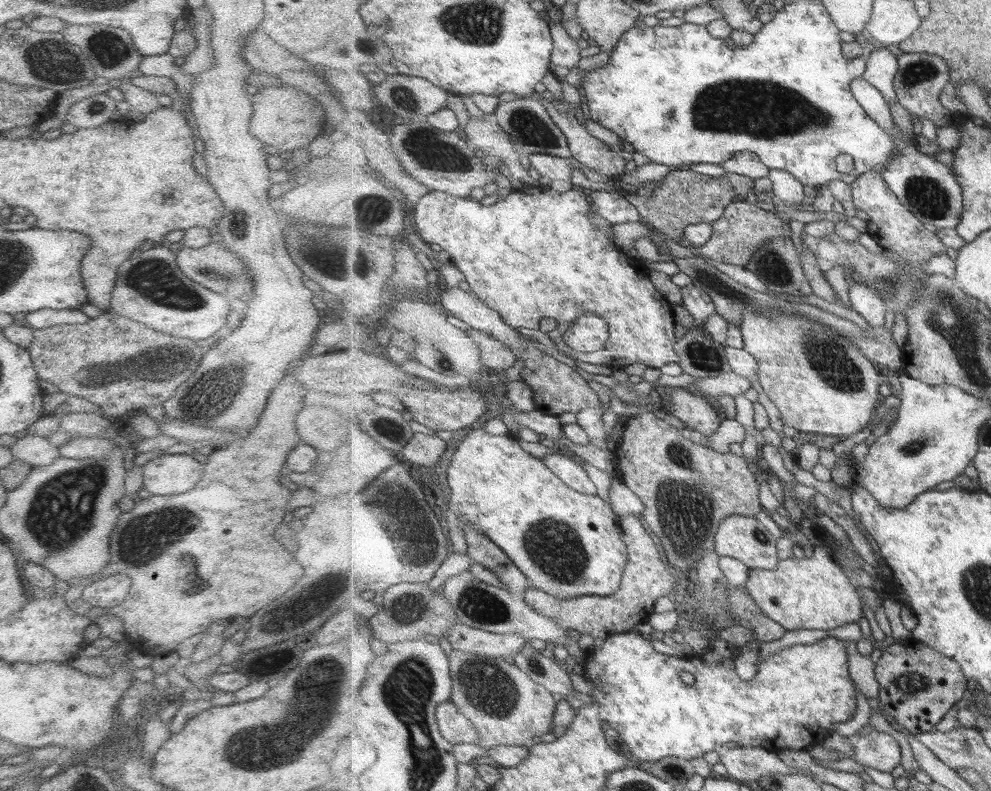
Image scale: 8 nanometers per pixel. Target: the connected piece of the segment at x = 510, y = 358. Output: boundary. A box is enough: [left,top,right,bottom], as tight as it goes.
[467,327,519,371]

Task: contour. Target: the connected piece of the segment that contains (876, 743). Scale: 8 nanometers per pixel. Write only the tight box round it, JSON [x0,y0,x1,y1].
[853,729,901,773]

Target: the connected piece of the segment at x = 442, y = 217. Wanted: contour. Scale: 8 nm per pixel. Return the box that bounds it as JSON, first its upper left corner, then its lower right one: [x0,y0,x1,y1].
[411,183,680,370]

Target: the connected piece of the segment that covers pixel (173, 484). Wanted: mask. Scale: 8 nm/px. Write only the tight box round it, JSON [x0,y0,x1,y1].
[141,454,202,496]

